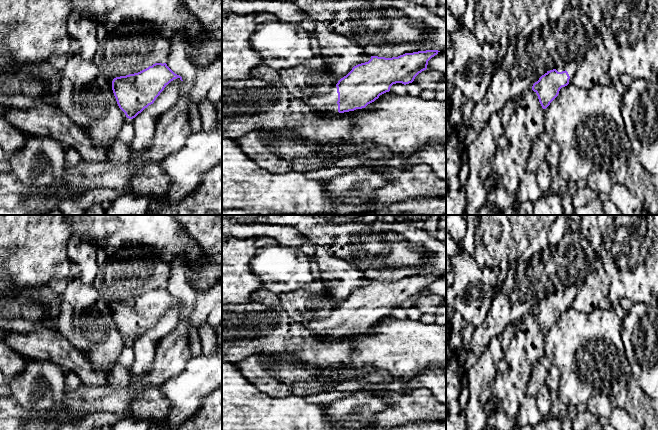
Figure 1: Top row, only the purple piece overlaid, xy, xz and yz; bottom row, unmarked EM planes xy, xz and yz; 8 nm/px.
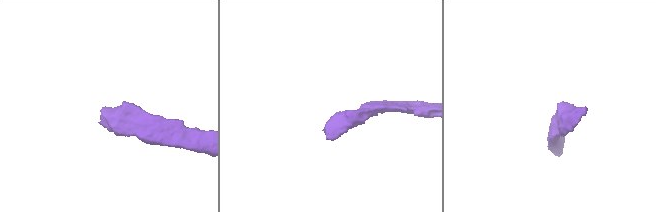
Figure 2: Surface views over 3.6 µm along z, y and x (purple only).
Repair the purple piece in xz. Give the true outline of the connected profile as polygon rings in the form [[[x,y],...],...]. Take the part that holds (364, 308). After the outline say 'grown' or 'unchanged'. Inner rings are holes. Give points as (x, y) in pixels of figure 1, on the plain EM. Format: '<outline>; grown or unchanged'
[[[438,274],[418,275],[392,282],[371,280],[368,286],[354,290],[346,300],[332,310],[327,318],[311,320],[305,323],[302,328],[307,332],[314,332],[320,337],[330,338],[365,332],[378,323],[380,319],[389,316],[393,308],[412,307],[419,297],[427,293],[428,285],[439,276]]]; grown

